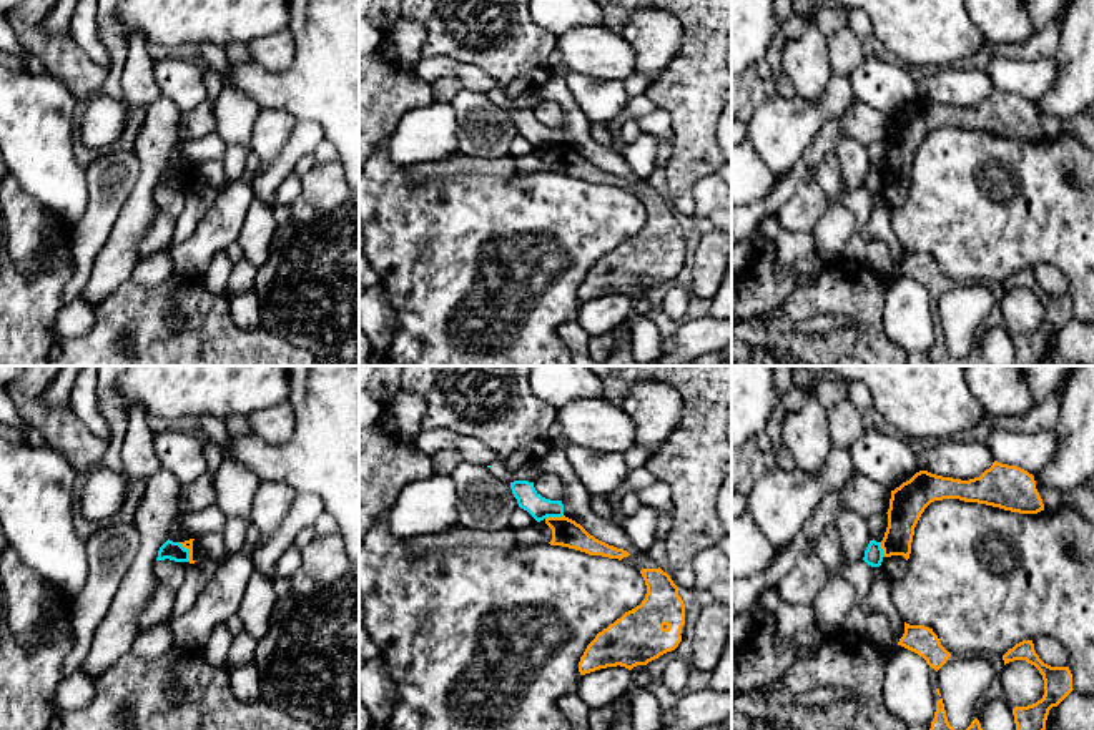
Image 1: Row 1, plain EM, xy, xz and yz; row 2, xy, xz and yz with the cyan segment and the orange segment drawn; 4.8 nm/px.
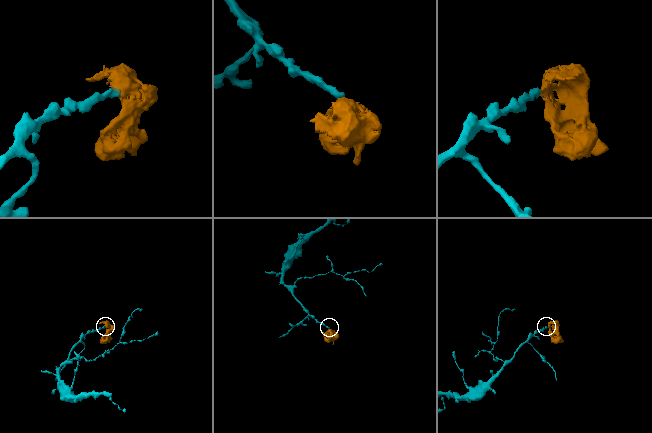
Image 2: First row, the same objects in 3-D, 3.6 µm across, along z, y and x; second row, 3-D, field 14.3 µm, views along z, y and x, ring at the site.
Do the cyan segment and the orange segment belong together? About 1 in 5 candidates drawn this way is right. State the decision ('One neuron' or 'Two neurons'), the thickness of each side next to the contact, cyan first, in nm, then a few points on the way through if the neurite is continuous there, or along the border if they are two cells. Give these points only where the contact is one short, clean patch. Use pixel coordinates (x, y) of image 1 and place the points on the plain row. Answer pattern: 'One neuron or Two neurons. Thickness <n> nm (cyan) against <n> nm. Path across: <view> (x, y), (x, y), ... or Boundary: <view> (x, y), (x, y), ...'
Two neurons. Thickness 110 nm (cyan) against 140 nm. Boundary: xz (562, 142), (546, 147)

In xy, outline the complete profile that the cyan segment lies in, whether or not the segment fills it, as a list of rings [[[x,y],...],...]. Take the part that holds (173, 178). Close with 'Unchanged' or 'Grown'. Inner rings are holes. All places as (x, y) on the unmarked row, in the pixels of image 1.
[[[168,166],[160,175],[156,188],[165,188],[165,186],[175,190],[190,190],[190,176],[185,176],[183,171]]]. Unchanged

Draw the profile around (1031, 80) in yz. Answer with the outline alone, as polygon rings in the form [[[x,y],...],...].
[[[996,57],[984,72],[989,75],[994,88],[1018,93],[1032,103],[1056,83],[1054,58],[1023,62]]]

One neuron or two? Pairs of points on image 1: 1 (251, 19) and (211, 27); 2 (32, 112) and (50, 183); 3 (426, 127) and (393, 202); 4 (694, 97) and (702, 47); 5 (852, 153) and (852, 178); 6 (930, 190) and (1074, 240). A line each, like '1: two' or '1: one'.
1: one
2: one
3: two
4: one
5: one
6: one

